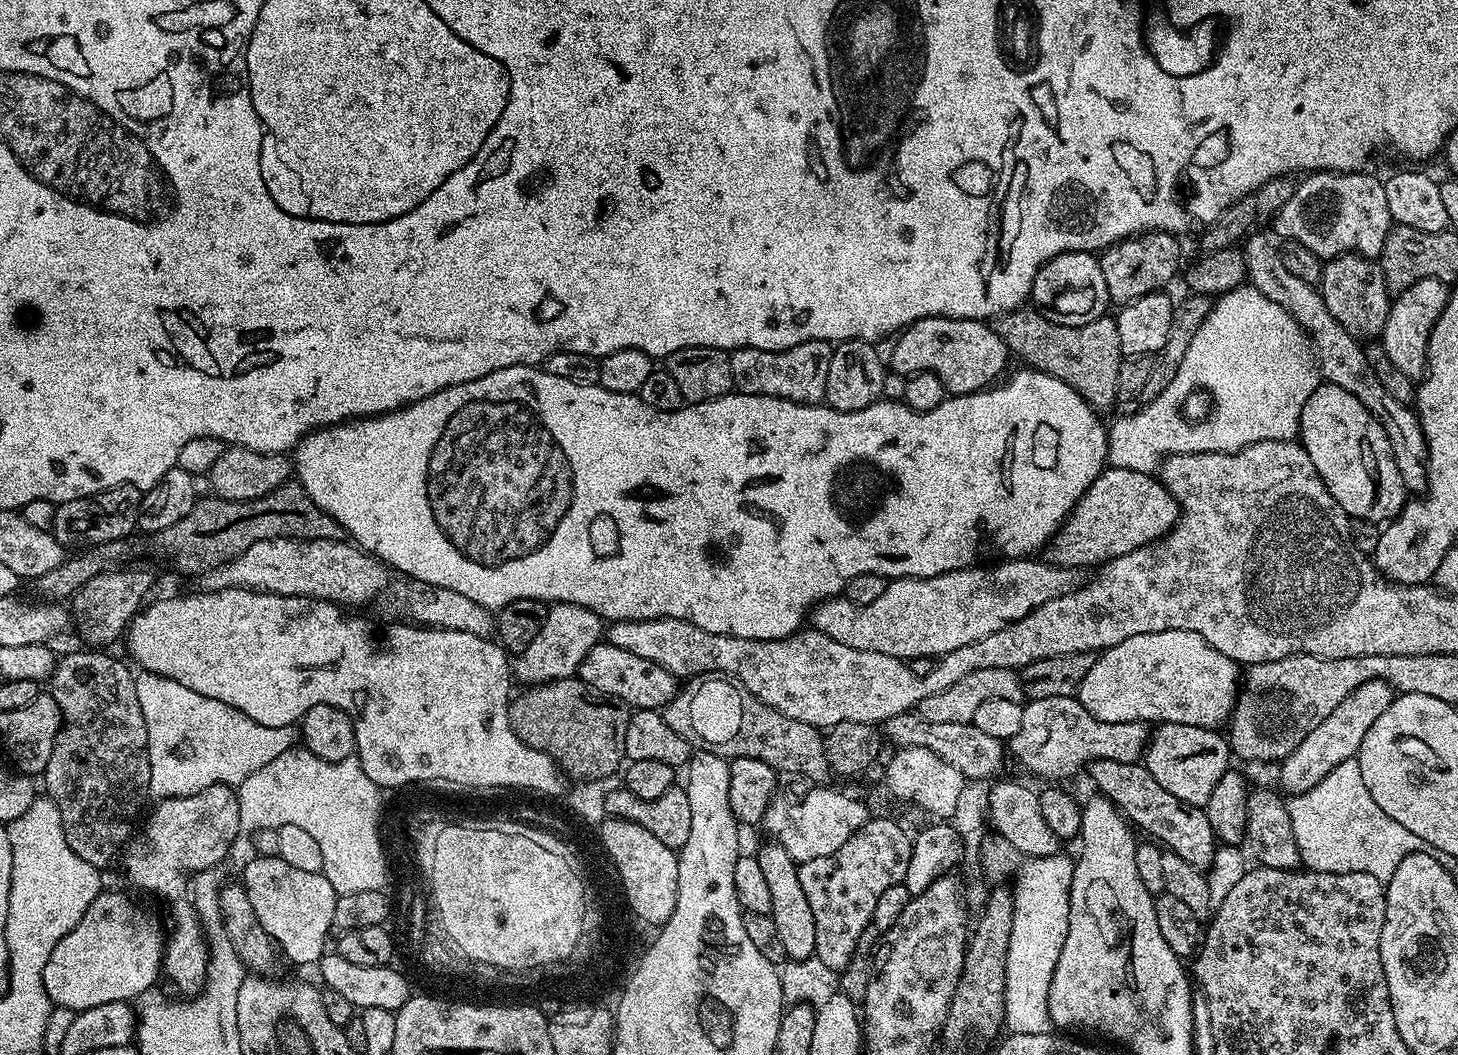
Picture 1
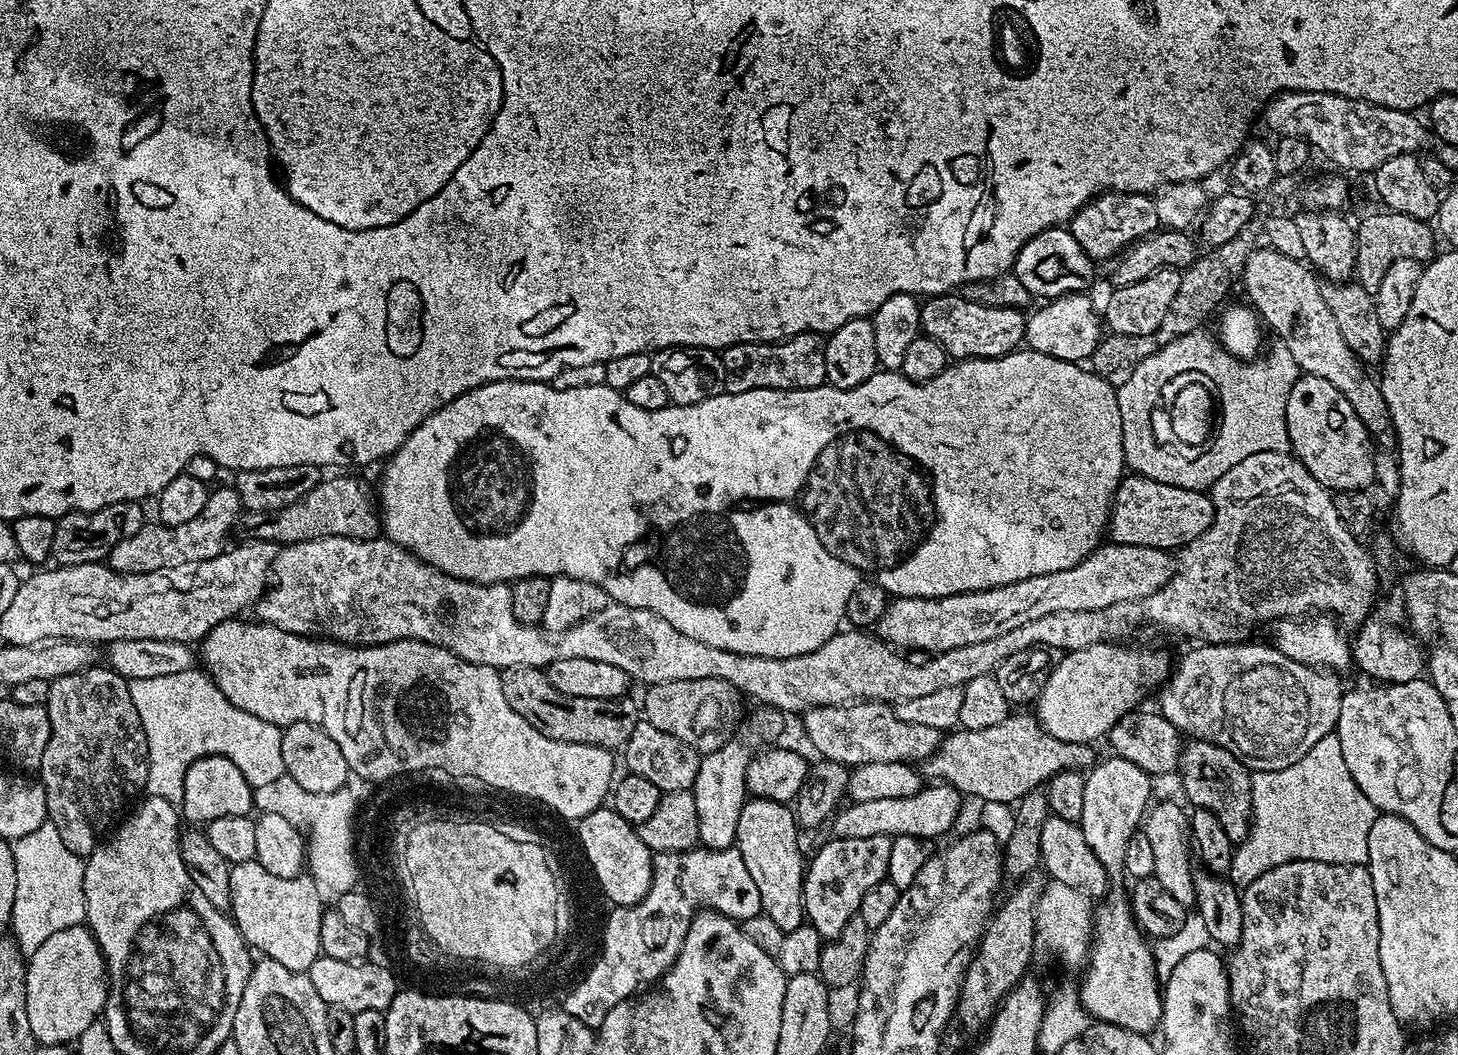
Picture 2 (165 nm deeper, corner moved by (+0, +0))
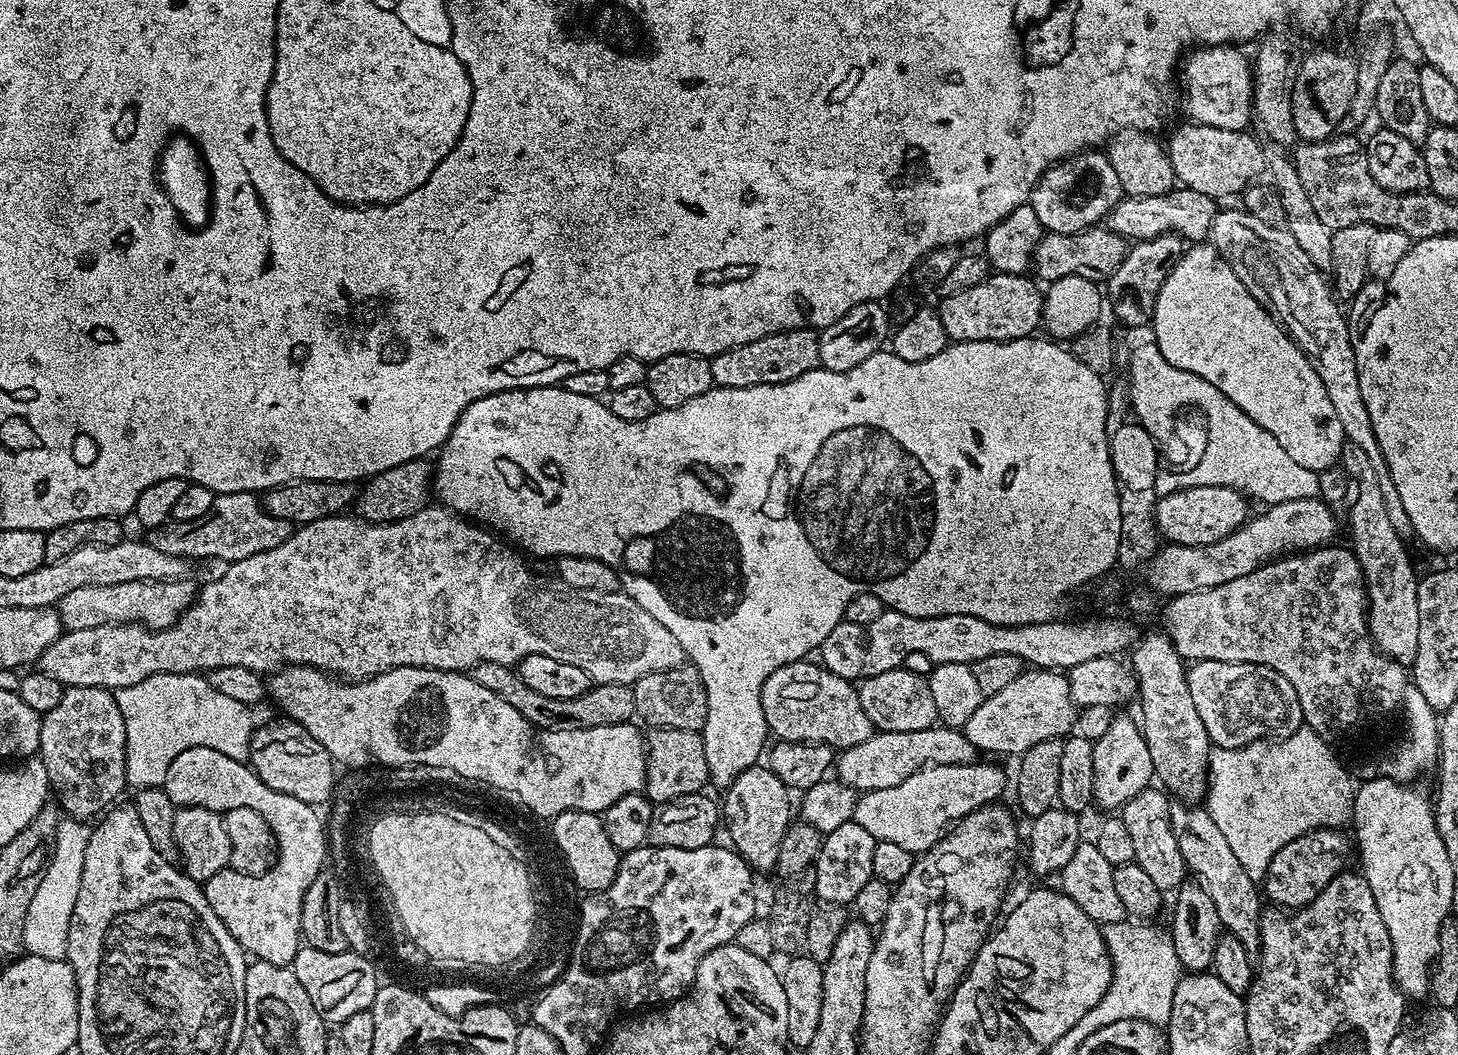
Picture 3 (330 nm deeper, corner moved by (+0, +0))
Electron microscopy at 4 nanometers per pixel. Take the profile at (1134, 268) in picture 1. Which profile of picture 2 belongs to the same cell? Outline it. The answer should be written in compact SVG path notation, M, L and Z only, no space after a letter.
M1105 190L1078 209L1070 221L1070 231L1074 242L1078 242L1078 246L1082 246L1082 250L1094 262L1108 259L1111 261L1119 257L1128 245L1141 240L1143 236L1148 236L1159 228L1155 199L1151 195L1140 192Z

